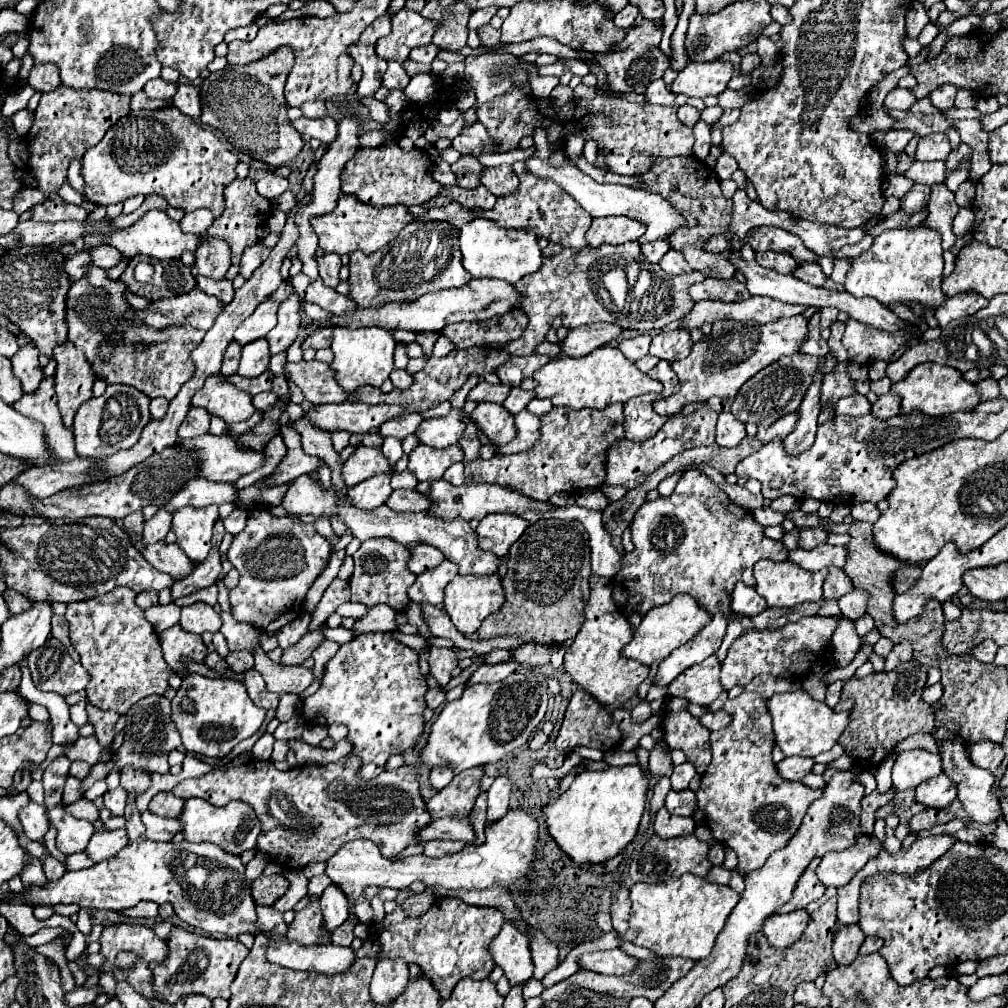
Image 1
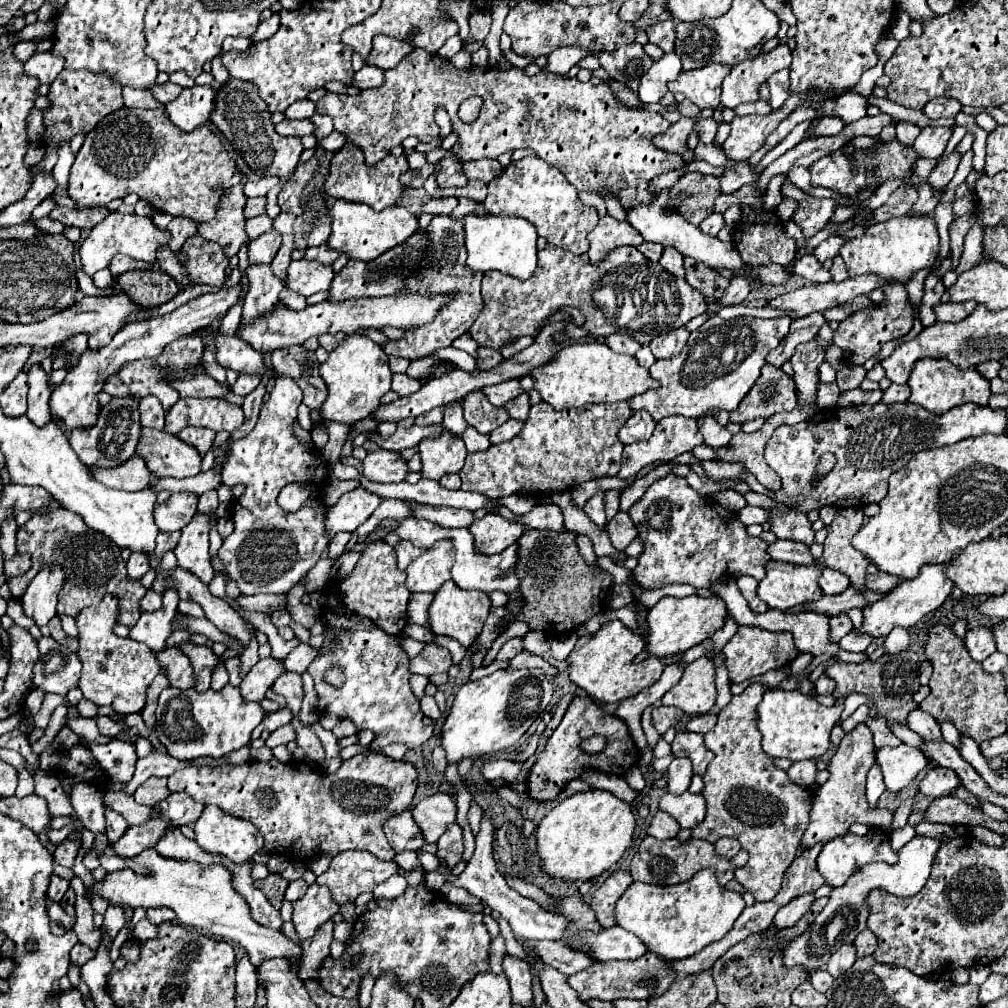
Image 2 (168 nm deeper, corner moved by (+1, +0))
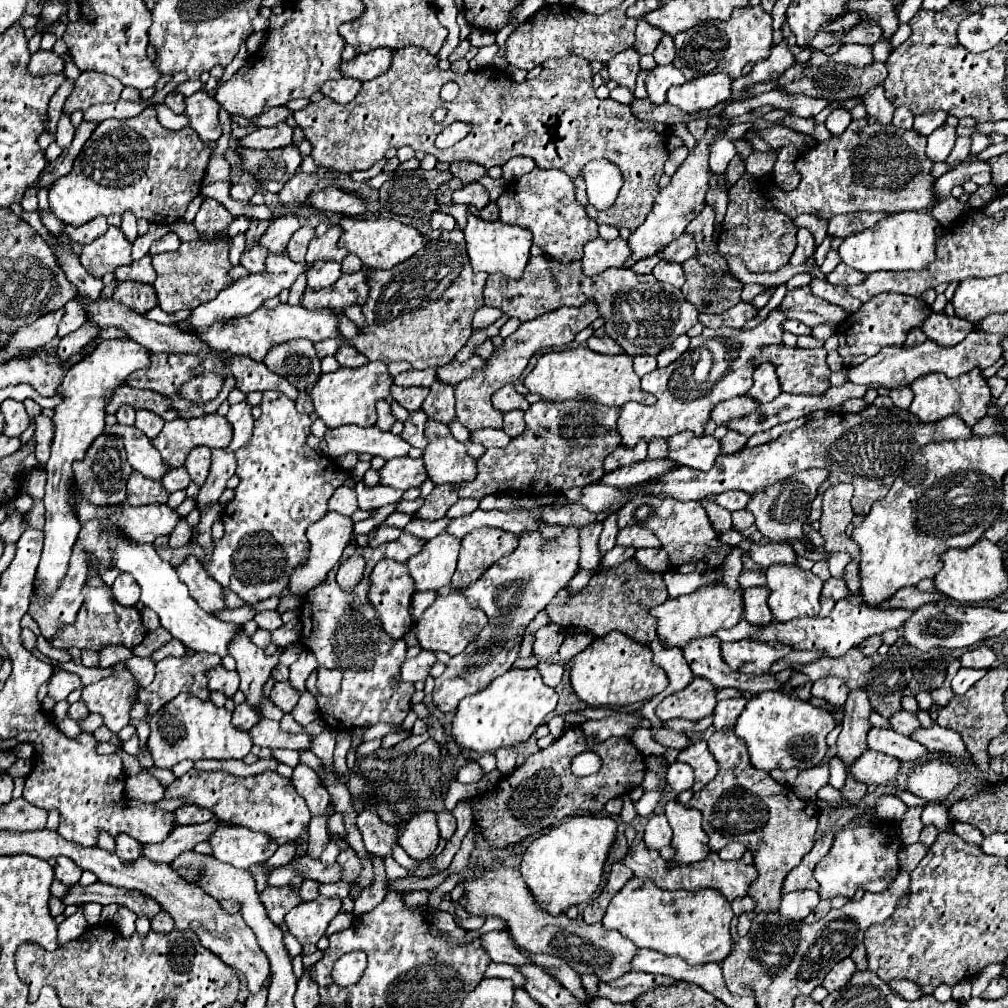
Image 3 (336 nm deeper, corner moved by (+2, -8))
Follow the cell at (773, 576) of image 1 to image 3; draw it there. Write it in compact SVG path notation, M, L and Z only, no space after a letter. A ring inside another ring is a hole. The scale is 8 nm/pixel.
M774 564L766 570L766 580L766 586L770 588L768 606L778 622L788 622L800 616L818 616L822 580L816 574L802 570L798 564Z

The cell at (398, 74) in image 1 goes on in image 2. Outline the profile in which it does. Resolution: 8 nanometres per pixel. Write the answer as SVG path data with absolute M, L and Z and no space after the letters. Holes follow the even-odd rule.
M363 66L359 72L353 74L351 86L353 88L375 88L383 82L383 70L381 68L371 68L371 66Z

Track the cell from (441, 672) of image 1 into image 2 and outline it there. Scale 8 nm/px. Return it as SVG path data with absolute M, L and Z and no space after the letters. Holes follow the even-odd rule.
M429 644L421 650L419 656L415 656L411 660L409 672L431 676L431 674L437 674L437 672L447 672L449 666L451 666L451 652L447 648Z

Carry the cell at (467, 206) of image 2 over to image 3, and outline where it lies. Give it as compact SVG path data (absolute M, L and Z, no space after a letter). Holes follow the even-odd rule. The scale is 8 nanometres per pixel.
M490 202L486 208L482 208L482 210L476 210L476 208L468 208L468 212L472 212L472 214L476 214L478 218L482 218L482 220L498 220L498 206L494 204L494 202Z

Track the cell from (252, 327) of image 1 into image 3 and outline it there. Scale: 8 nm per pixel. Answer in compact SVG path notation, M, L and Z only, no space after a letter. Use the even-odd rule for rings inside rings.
M254 246L250 252L242 254L240 264L248 270L248 274L262 274L266 270L266 256L268 252L260 246Z

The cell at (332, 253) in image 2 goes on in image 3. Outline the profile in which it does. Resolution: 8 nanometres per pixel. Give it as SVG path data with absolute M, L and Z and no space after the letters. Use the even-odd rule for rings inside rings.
M332 226L324 236L314 238L308 246L308 254L306 254L306 262L314 264L318 260L334 260L334 262L342 262L346 258L346 248L340 248L336 242L340 238L340 230L338 226Z

